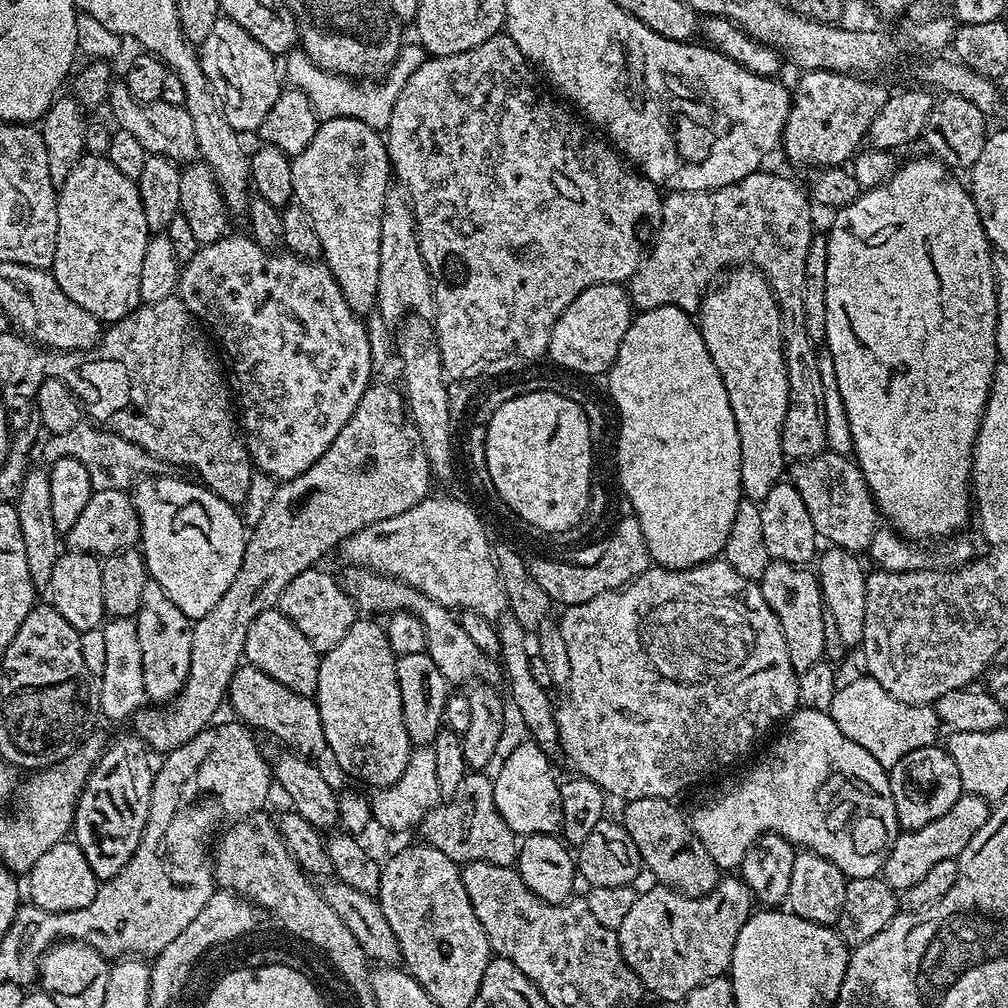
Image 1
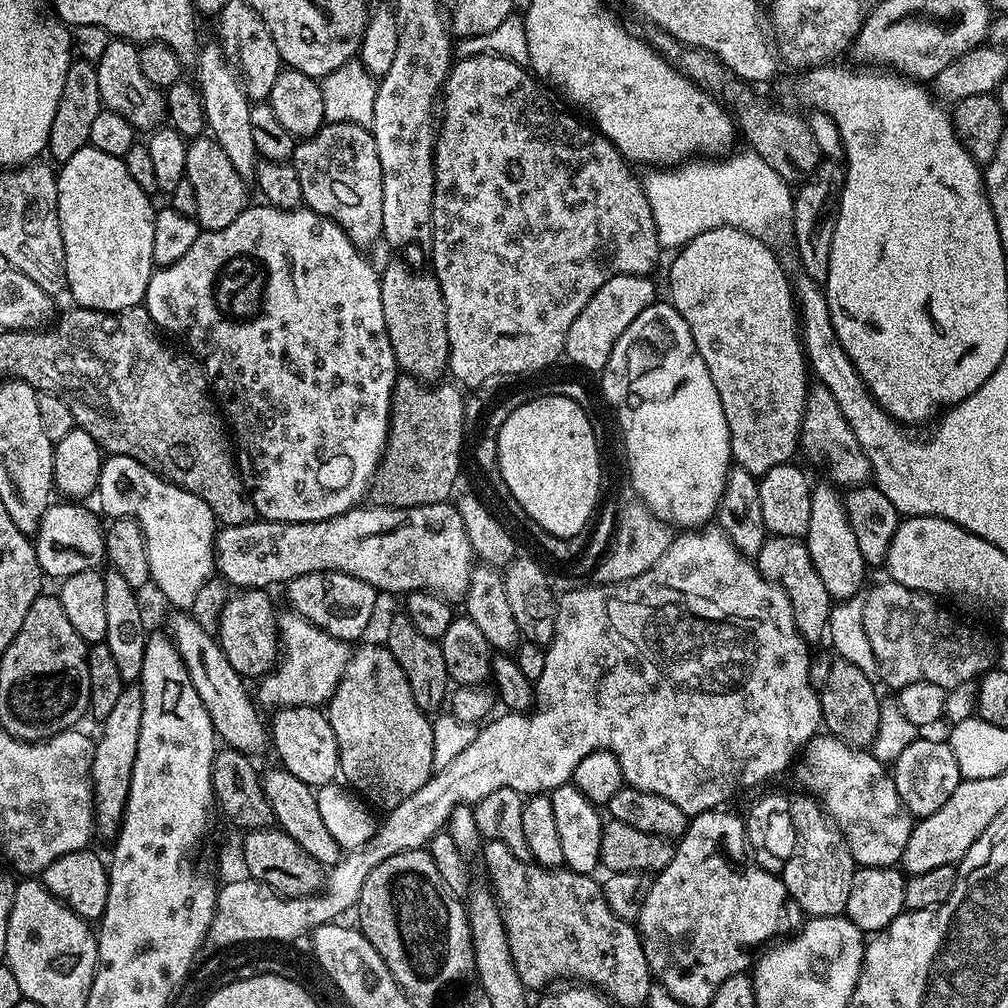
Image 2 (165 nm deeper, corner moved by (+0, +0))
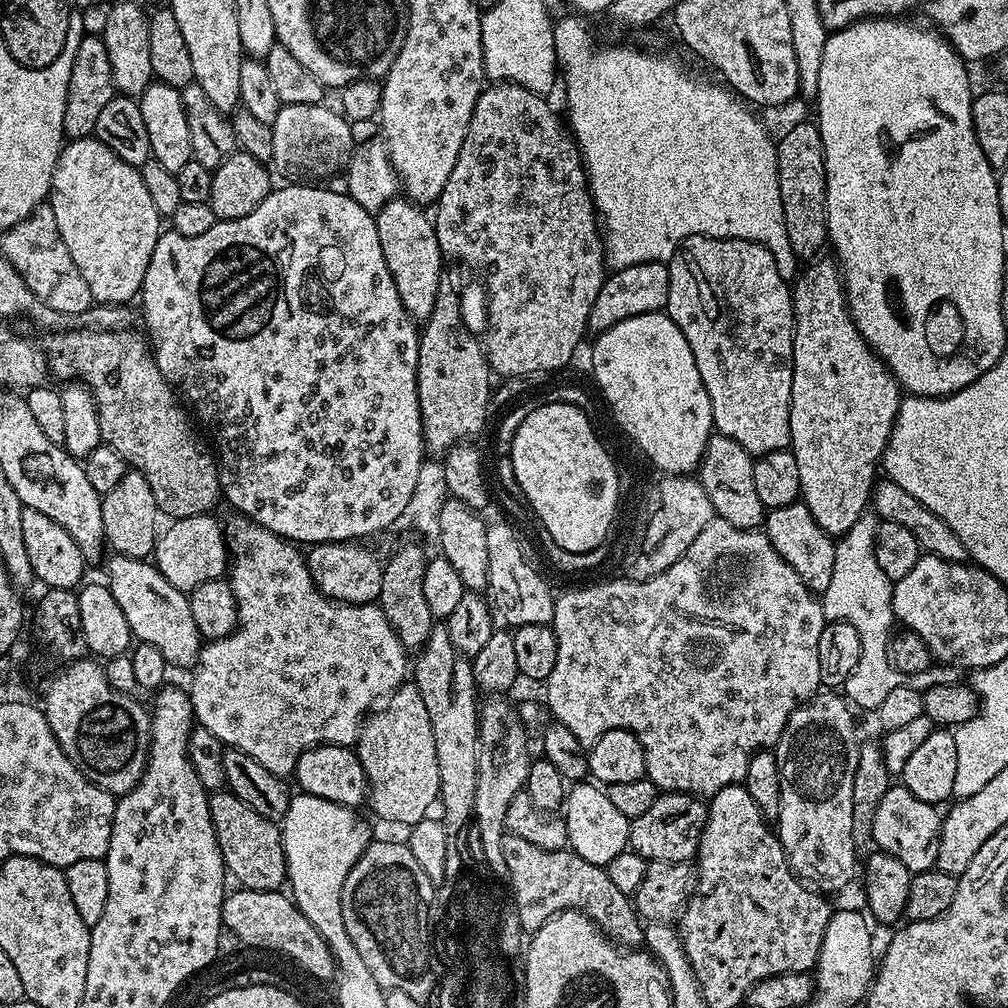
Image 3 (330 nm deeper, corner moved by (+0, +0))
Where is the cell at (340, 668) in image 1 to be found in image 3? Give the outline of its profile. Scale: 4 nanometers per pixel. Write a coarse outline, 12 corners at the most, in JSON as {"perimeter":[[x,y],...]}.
{"perimeter":[[401,684],[354,751],[367,803],[411,826],[440,795],[422,694]]}

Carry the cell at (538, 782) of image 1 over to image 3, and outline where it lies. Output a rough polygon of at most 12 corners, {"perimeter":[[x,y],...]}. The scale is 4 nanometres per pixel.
{"perimeter":[[592,782],[567,789],[568,848],[606,866],[628,848],[629,821]]}

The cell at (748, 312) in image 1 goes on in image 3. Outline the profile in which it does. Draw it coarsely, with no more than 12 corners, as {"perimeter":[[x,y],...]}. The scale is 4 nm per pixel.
{"perimeter":[[691,236],[667,316],[751,456],[791,445],[792,289],[770,250]]}

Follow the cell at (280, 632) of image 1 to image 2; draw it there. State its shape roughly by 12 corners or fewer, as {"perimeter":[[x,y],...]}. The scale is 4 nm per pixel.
{"perimeter":[[245,588],[220,612],[220,648],[240,676],[278,660],[278,608]]}

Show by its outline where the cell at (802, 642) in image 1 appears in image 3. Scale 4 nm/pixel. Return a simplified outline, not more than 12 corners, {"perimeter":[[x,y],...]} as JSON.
{"perimeter":[[803,504],[767,509],[762,530],[814,593],[836,540]]}

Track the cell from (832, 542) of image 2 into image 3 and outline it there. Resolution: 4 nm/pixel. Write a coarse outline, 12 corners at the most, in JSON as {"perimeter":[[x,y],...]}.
{"perimeter":[[837,261],[791,285],[790,450],[839,538],[869,507],[902,389]]}

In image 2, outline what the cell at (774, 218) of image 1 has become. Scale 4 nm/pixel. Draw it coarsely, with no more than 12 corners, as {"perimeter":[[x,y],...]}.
{"perimeter":[[822,383],[808,389],[801,453],[835,485],[872,480],[870,458]]}

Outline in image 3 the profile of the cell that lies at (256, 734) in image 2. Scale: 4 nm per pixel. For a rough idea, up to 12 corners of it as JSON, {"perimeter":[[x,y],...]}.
{"perimeter":[[115,554],[108,589],[133,637],[191,669],[202,637],[155,563]]}

